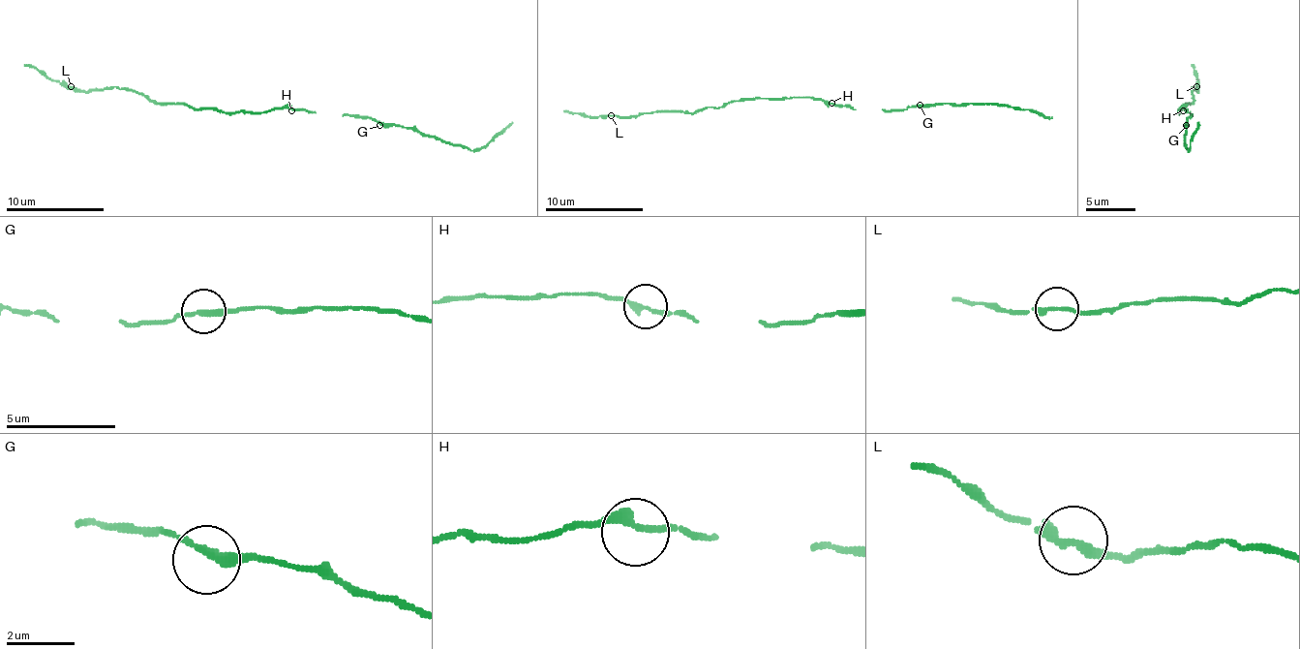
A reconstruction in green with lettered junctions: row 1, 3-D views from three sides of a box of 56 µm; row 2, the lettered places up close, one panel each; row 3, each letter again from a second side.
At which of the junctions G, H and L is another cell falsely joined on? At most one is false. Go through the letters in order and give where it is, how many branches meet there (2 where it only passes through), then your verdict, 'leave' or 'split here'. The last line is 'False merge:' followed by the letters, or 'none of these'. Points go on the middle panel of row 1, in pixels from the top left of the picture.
G: at (920, 105); 2 branches meet; leave
H: at (831, 103); 2 branches meet; leave
L: at (611, 115); 2 branches meet; leave
False merge: none of these

